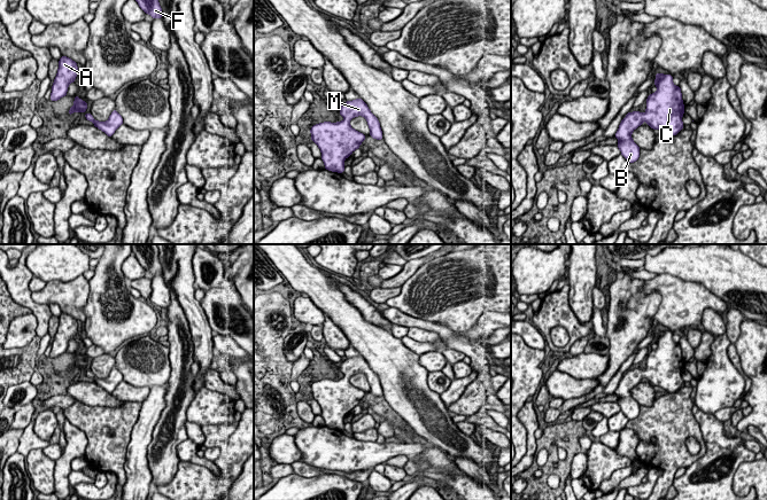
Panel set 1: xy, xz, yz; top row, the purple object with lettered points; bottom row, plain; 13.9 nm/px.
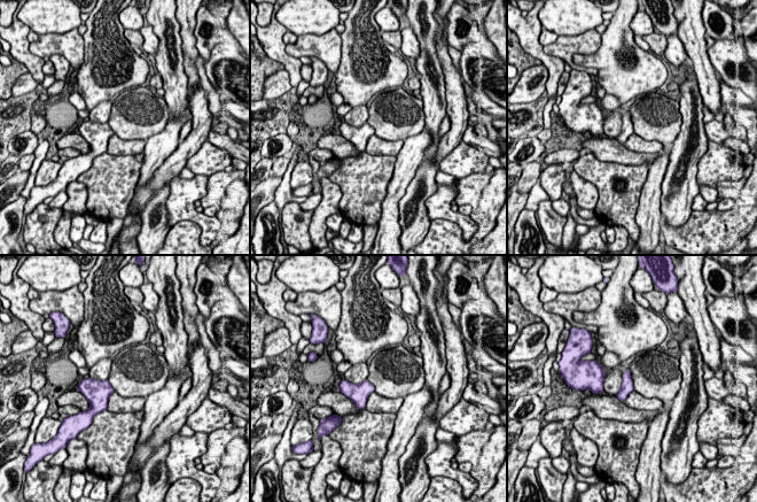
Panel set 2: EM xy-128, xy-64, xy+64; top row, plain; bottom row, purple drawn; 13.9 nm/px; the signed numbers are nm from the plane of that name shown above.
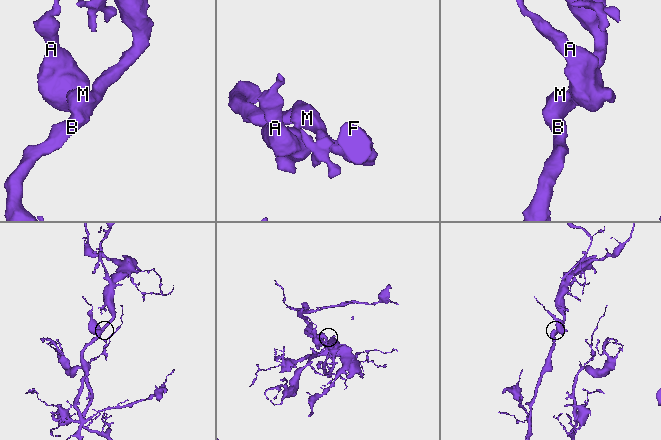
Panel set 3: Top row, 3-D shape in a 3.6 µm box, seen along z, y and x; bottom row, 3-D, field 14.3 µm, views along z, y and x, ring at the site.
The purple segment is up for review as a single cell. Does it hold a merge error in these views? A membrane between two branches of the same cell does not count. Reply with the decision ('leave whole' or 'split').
leave whole

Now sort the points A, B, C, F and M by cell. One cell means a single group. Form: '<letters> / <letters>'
A B C F M

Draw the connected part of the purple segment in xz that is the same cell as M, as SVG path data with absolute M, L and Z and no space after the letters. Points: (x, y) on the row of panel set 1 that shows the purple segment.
M361 97L341 104L339 114L344 118L342 122L324 122L313 125L310 130L310 140L319 147L325 169L343 173L344 159L358 149L366 138L354 130L349 122L357 116L365 117L370 127L370 136L377 140L382 140L382 131L378 118Z

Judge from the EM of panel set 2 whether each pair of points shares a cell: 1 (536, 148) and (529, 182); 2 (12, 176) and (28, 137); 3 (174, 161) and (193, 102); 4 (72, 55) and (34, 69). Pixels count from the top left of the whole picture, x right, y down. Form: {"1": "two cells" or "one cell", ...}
{"1": "one cell", "2": "one cell", "3": "one cell", "4": "two cells"}

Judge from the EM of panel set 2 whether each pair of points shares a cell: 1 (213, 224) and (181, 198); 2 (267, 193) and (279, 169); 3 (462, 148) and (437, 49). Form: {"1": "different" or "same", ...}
{"1": "same", "2": "same", "3": "different"}

